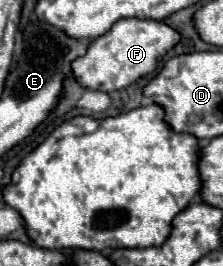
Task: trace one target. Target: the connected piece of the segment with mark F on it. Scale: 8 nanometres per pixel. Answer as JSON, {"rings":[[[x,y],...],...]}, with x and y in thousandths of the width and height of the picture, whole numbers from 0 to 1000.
{"rings":[[[556,68],[529,75],[493,120],[439,135],[395,173],[395,203],[350,218],[323,241],[332,286],[350,308],[404,338],[520,346],[547,338],[610,301],[682,278],[717,226],[807,158],[807,120],[717,75],[637,75],[637,68]]]}

